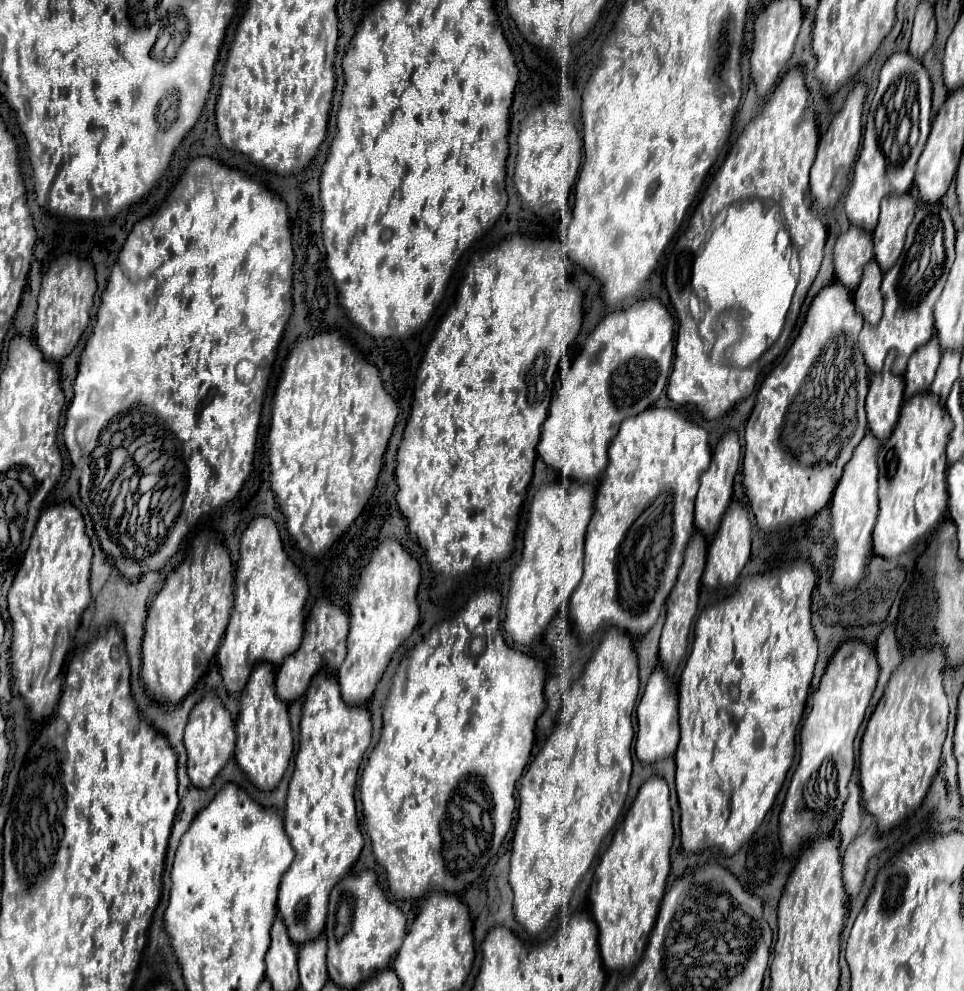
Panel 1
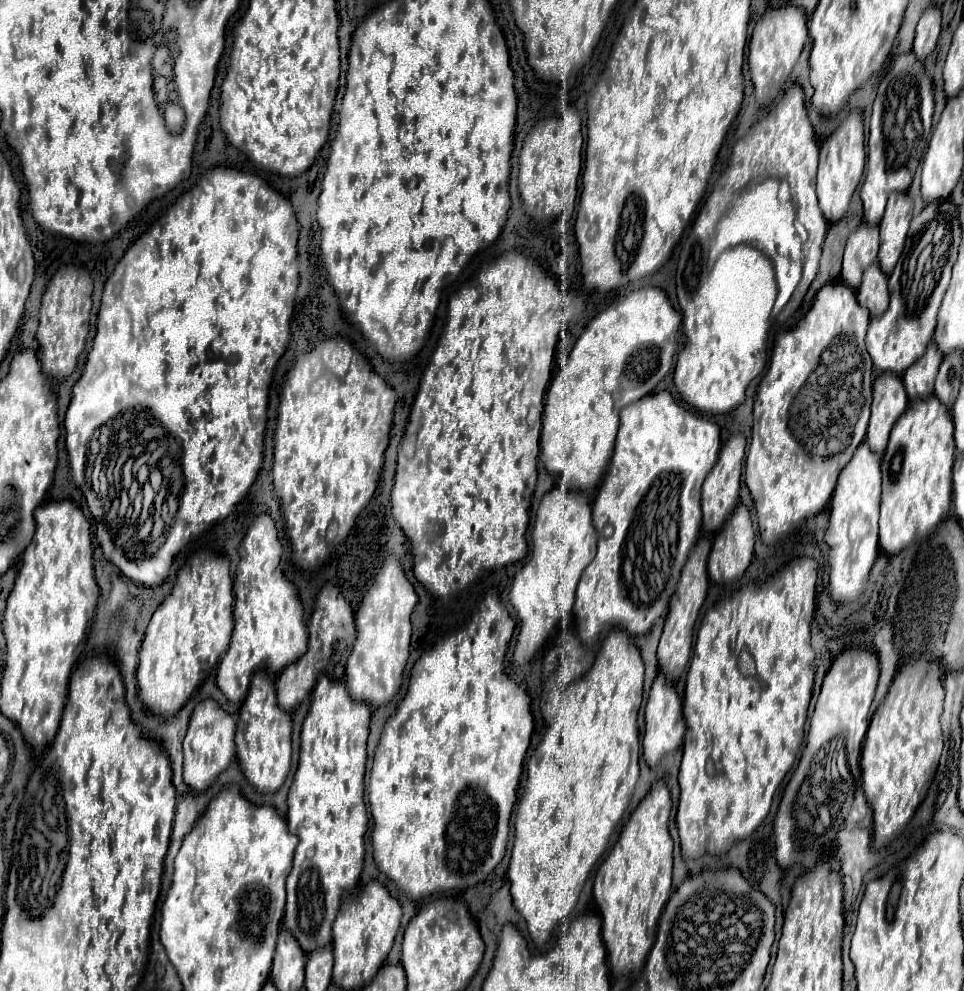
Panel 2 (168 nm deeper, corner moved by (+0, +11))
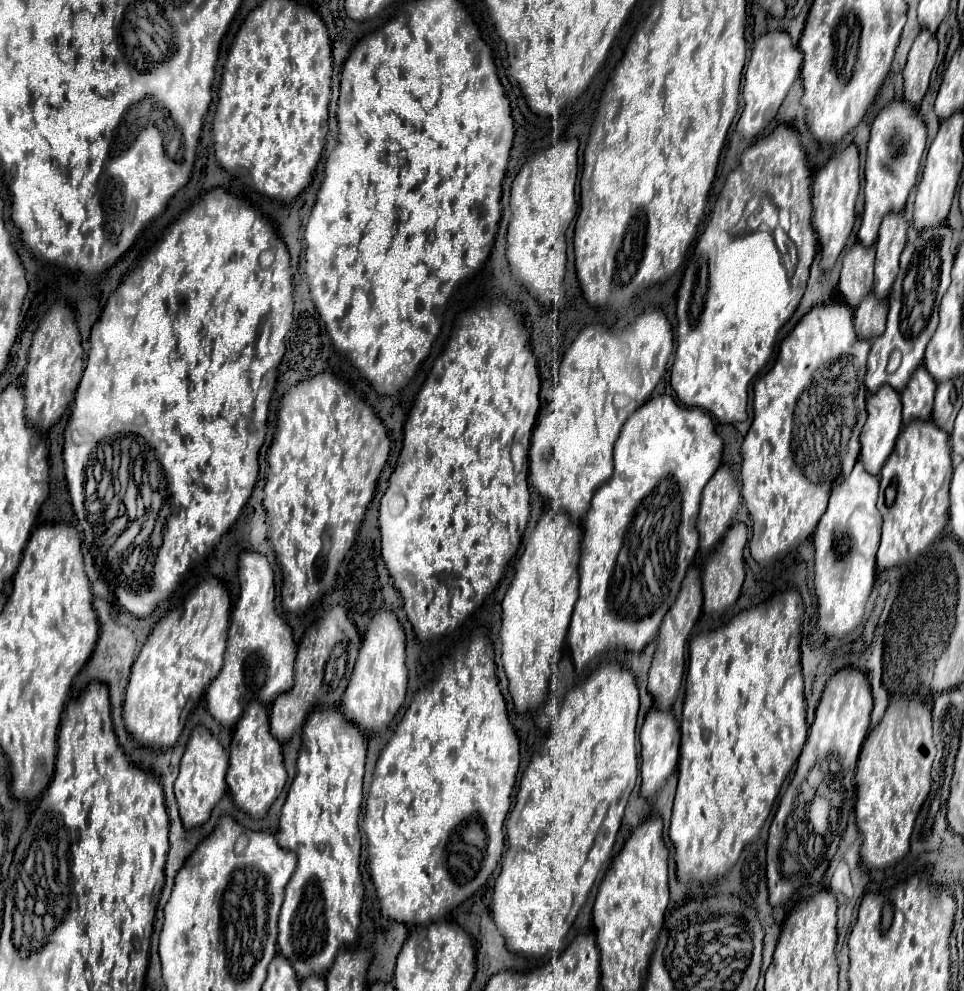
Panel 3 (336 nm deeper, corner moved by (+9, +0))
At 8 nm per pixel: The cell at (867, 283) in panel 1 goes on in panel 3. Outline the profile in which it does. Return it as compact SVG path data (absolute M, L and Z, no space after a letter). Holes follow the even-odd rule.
M868 293L854 311L854 327L862 339L882 335L886 327L886 301Z

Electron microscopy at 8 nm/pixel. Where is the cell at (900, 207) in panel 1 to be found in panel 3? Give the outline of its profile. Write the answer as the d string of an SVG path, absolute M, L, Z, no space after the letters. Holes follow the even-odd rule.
M888 213L880 225L876 241L876 267L874 267L874 293L886 299L898 273L898 257L906 245L908 223L904 213Z

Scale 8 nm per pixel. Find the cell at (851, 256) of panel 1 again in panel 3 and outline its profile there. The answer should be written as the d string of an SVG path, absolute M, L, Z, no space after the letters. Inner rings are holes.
M856 243L842 259L842 273L838 283L838 289L846 305L856 309L856 303L860 303L860 299L868 295L868 291L872 291L872 281L874 281L874 245L864 247L862 243Z

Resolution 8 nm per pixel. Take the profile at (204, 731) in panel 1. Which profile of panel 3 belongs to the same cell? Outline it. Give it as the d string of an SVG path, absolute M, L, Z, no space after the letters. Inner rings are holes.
M204 725L194 727L180 761L180 775L174 783L174 793L184 827L202 825L210 817L212 807L220 801L220 797L226 791L226 779L224 779L226 769L228 769L228 753L218 741L218 737L212 735Z

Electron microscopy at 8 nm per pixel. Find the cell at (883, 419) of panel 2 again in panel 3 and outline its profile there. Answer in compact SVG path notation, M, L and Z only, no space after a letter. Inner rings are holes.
M884 385L880 387L876 393L868 395L866 399L866 411L868 411L868 419L866 425L862 429L860 435L860 443L862 443L862 451L860 451L860 459L864 463L864 469L870 475L878 475L884 461L888 459L888 455L894 449L894 441L902 429L902 407L900 407L900 393L894 391L892 387Z

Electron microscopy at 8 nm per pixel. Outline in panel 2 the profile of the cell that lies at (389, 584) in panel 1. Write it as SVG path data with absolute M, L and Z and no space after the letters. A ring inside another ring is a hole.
M387 556L387 560L381 566L381 572L377 574L373 586L367 590L355 614L357 640L345 668L347 692L349 696L353 696L353 700L385 706L399 692L409 658L411 612L415 604L417 604L417 594L411 582L407 580L399 560L395 556Z

